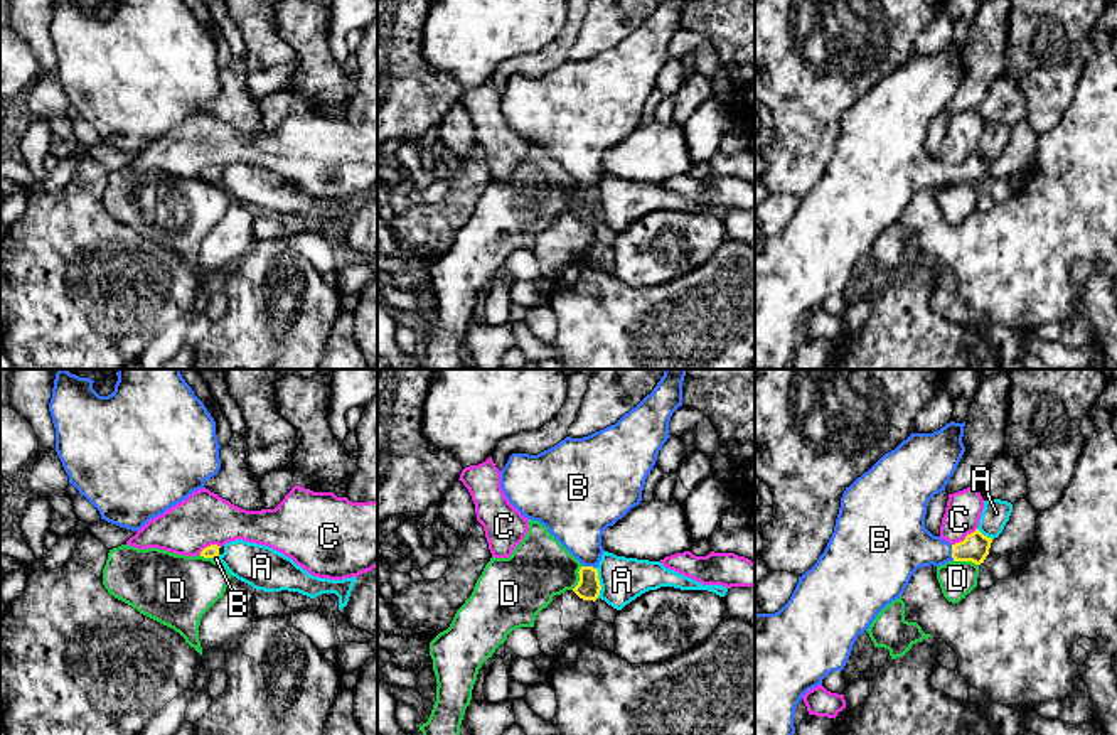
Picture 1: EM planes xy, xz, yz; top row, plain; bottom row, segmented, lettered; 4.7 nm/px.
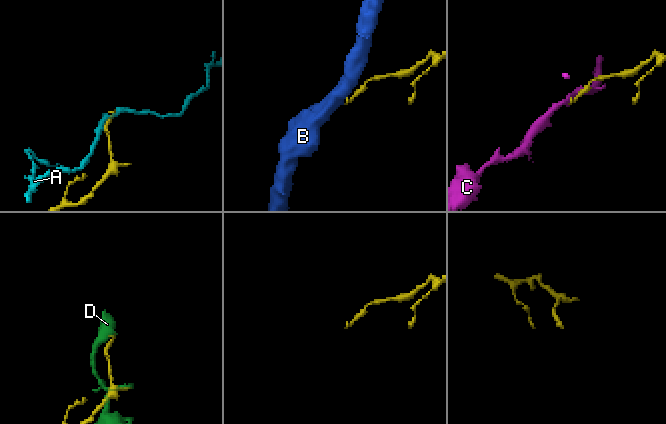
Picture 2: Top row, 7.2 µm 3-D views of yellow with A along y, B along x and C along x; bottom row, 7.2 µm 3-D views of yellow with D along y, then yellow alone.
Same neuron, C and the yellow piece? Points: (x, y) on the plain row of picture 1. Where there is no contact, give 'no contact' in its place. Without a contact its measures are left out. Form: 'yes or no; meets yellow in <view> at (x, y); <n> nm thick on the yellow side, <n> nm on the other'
no; meets yellow in yz at (966, 160); 130 nm thick on the yellow side, 170 nm on the other

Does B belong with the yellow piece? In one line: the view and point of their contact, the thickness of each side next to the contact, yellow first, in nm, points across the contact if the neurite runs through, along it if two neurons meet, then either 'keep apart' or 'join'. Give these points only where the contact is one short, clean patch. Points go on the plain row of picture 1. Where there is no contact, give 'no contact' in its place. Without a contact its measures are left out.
yz (952, 176) | 130/280 nm | across yz (974, 171), (952, 176), (902, 166) | join

